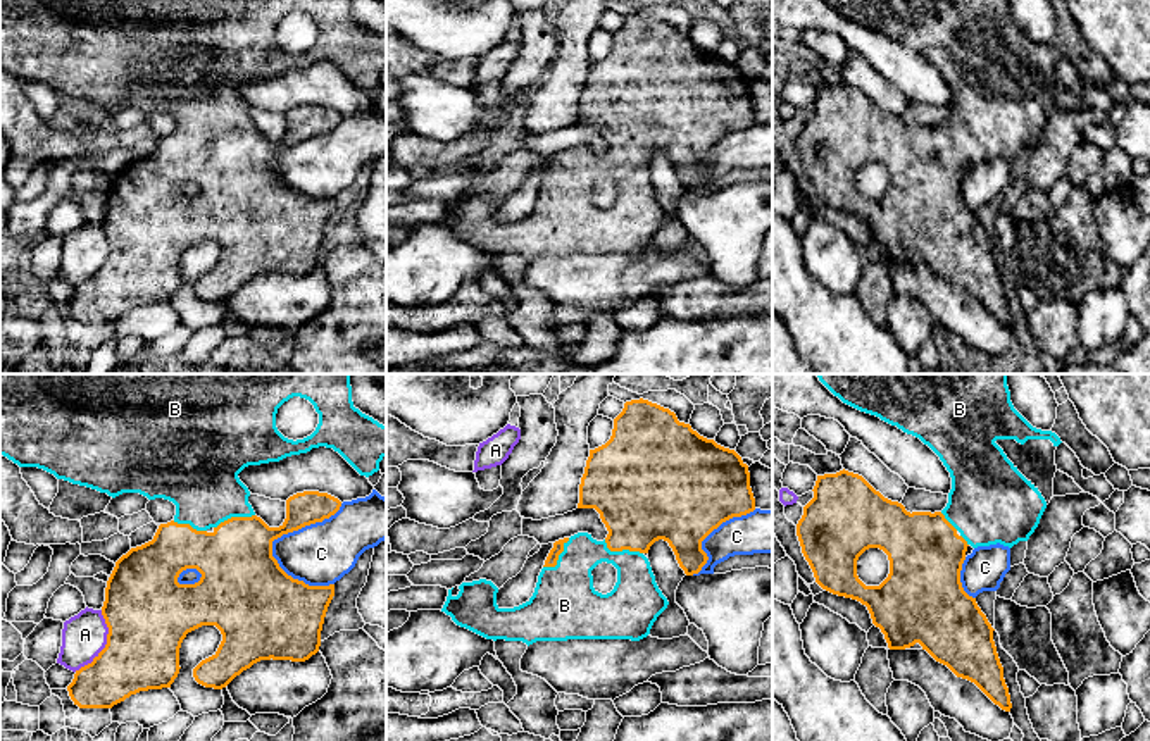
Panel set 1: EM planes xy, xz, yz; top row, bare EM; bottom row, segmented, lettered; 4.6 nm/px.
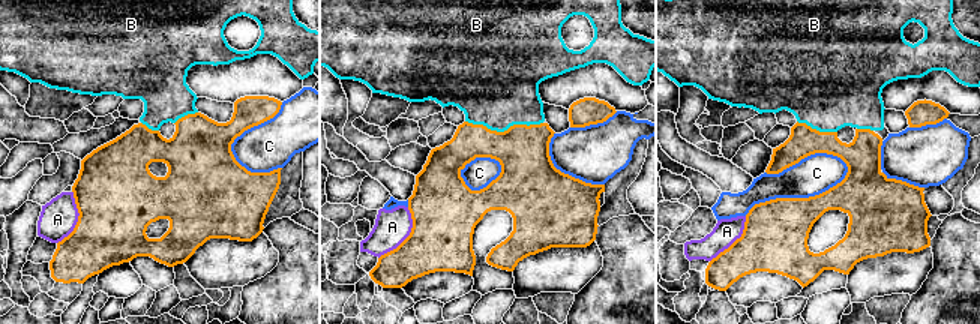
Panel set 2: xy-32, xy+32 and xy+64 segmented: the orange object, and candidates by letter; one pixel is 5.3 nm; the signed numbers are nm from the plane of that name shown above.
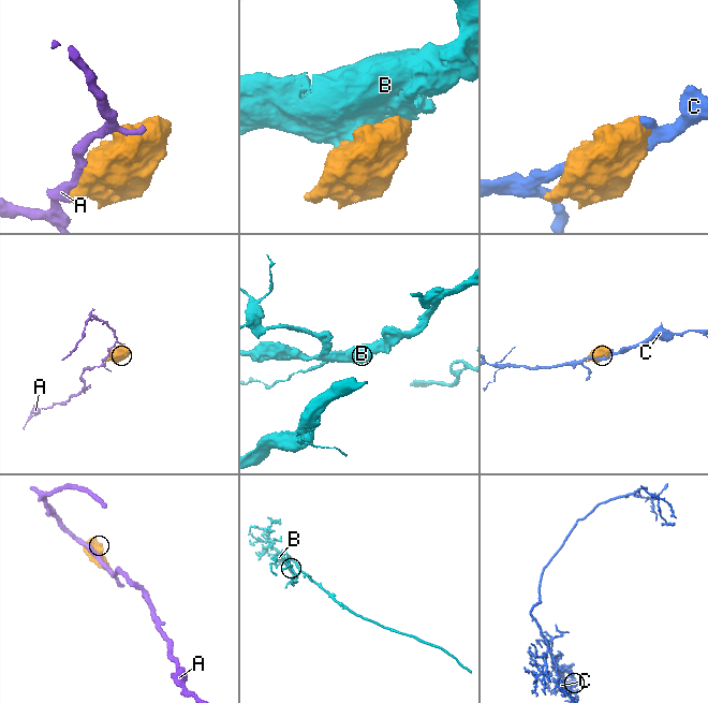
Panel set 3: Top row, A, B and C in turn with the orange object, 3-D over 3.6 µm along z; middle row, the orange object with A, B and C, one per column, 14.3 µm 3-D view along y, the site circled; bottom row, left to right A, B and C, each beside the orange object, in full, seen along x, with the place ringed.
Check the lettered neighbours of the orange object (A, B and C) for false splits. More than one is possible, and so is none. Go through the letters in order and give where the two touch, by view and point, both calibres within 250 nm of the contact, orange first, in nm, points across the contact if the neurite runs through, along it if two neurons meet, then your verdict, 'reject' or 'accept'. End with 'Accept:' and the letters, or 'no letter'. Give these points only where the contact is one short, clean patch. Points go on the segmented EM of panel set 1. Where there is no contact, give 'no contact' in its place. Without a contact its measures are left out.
A: contact xy (106, 645); calibres 400 and 200 nm; reject
B: contact xz (621, 550); calibres 400 and 240 nm; accept
C: contact xy (290, 531); calibres 300 and 300 nm; reject
Accept: B

